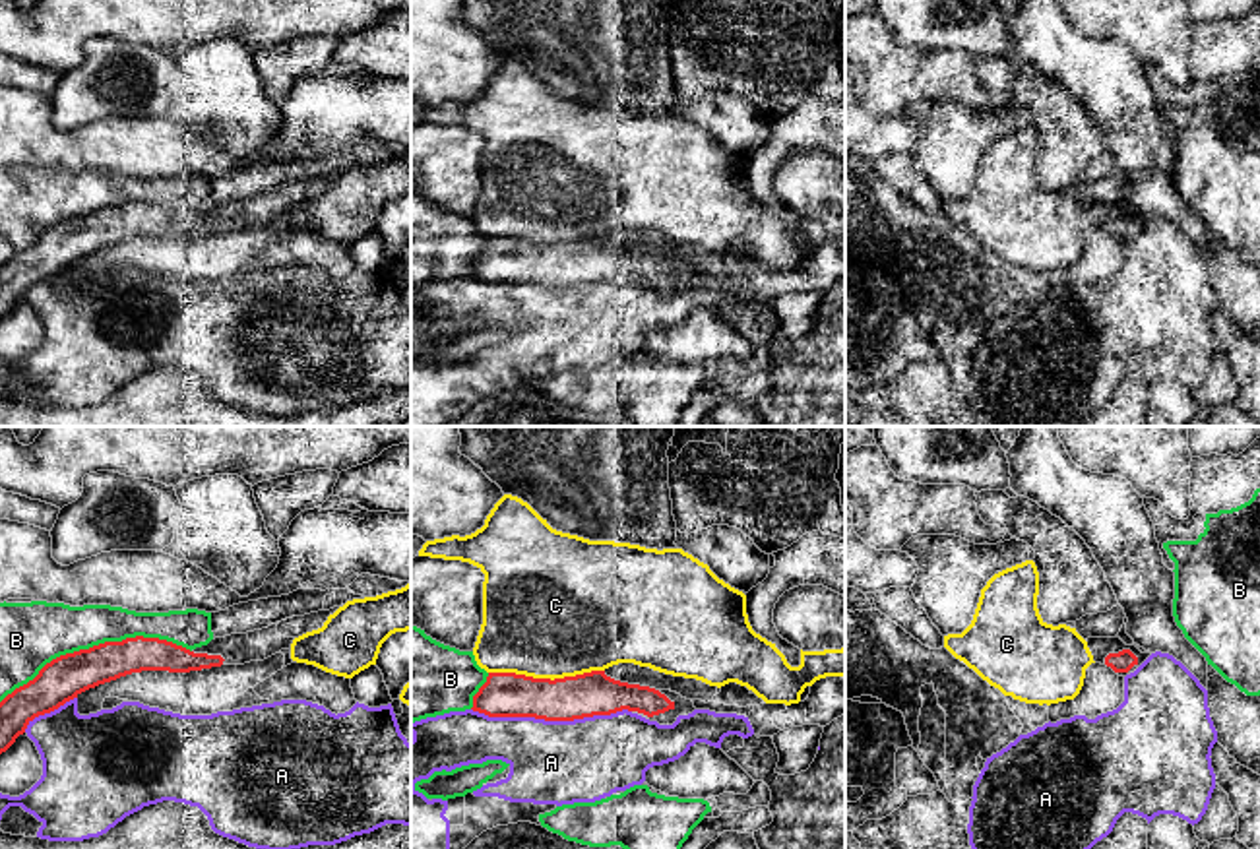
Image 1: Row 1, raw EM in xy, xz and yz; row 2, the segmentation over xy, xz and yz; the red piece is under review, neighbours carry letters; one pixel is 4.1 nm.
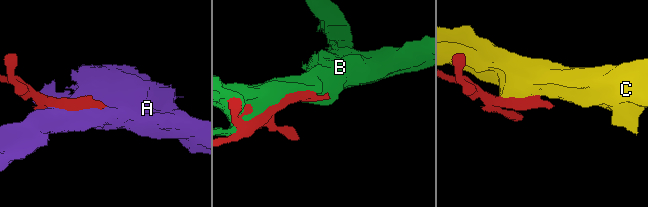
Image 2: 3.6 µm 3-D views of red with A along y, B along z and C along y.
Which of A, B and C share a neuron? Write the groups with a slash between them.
A / B / C

